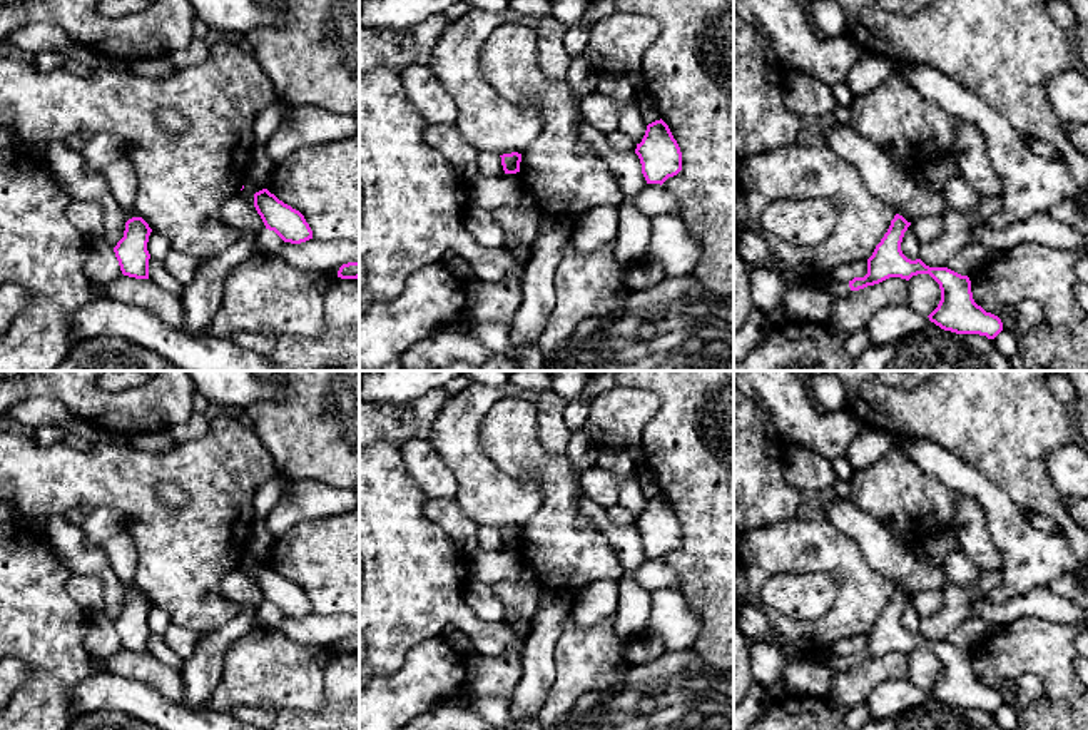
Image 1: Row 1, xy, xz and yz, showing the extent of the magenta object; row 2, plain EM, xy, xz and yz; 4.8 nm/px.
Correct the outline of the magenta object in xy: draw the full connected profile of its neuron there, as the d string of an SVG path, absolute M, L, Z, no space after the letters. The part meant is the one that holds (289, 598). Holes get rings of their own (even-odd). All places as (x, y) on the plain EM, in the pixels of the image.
M267 563L254 568L254 581L266 603L274 605L284 616L301 618L313 613L313 605L304 590Z

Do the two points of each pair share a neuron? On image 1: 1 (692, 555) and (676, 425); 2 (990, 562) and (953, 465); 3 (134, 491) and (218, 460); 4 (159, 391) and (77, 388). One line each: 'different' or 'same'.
1: same
2: different
3: same
4: same

